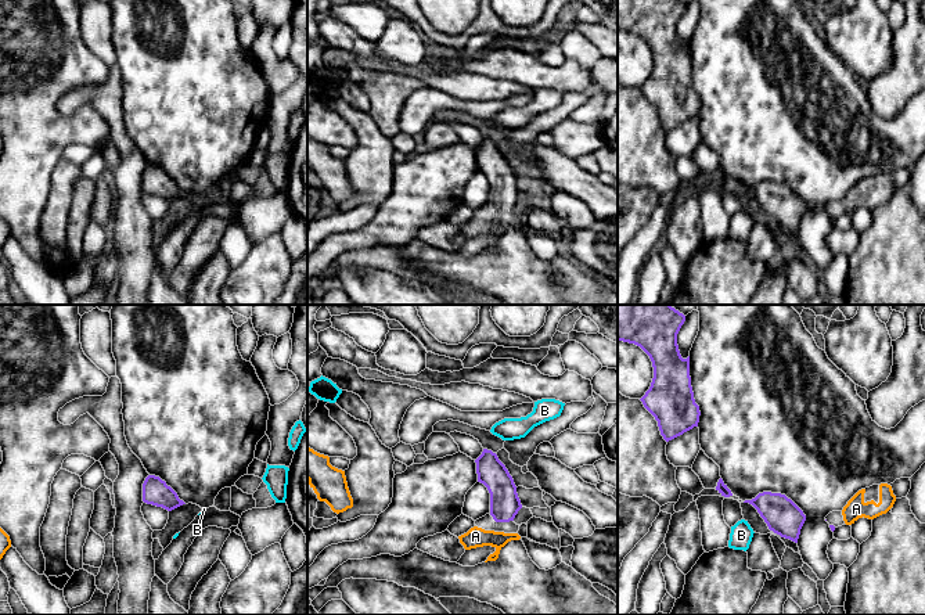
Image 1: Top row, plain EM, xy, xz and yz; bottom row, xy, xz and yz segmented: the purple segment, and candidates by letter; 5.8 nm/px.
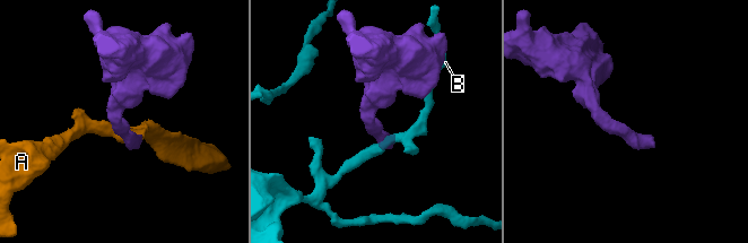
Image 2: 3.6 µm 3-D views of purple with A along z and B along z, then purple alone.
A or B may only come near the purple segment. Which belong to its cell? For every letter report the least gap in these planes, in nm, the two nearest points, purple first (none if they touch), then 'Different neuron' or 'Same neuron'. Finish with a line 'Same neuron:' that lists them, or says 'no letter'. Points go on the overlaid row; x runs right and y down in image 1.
A: Distance 60 nm. Across: xz (496, 521), (493, 531). Same neuron
B: Distance 90 nm. Across: yz (758, 511), (747, 521). Different neuron
Same neuron: A

